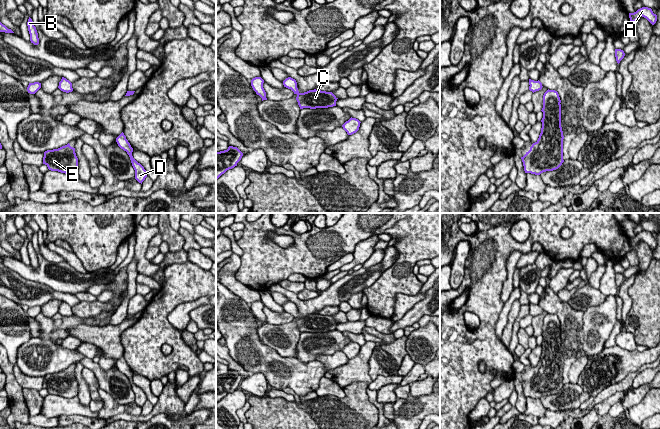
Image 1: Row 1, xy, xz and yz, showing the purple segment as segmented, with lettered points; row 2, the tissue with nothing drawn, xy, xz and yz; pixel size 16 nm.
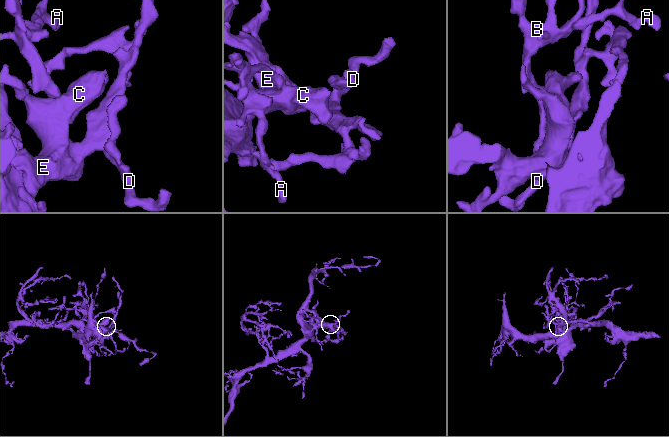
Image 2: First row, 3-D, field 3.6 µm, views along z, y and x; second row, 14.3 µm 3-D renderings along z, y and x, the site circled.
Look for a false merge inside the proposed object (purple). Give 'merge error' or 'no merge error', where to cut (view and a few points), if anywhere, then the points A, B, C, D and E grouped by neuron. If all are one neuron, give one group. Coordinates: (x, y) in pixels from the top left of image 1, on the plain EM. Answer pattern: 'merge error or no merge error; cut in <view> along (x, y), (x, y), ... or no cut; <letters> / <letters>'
no merge error; no cut; A B C D E

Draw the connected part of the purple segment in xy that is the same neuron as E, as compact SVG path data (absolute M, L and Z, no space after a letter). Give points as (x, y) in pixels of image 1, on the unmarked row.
M68 367L58 373L47 374L44 376L43 388L51 395L73 398L78 394L75 372Z

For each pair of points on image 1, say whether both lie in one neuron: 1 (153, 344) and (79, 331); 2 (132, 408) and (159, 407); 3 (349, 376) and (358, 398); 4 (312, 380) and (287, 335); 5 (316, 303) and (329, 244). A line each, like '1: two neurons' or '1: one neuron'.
1: two neurons
2: two neurons
3: two neurons
4: two neurons
5: two neurons

